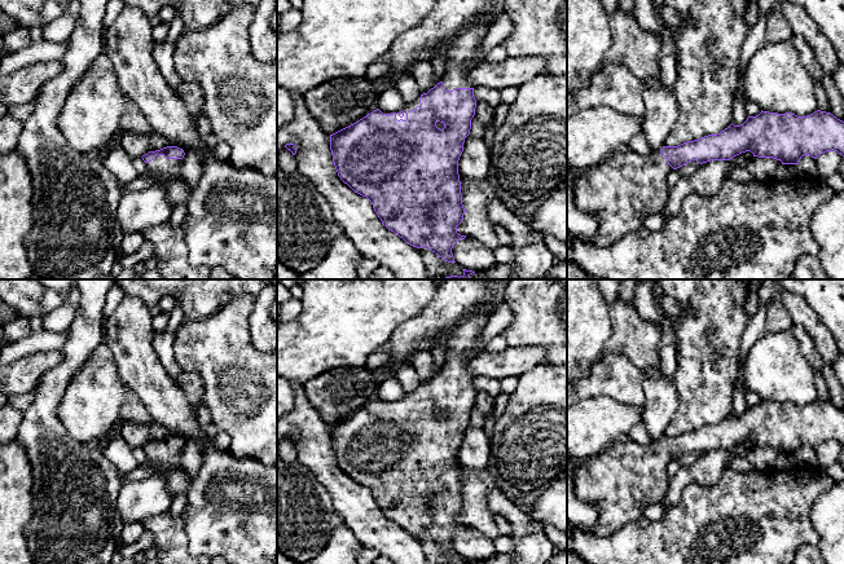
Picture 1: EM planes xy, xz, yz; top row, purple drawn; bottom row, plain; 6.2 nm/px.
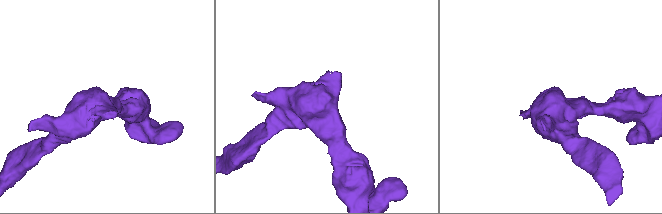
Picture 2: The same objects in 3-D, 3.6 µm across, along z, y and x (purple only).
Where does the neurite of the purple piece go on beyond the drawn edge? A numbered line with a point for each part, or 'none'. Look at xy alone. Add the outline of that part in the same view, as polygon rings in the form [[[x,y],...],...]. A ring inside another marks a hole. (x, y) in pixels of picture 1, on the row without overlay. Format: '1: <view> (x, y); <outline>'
1: xy (176, 479); [[[155,445],[155,448],[146,453],[146,459],[154,466],[163,466],[166,470],[159,475],[168,490],[173,495],[186,492],[190,486],[190,479],[181,463],[183,449],[167,449],[164,445]]]

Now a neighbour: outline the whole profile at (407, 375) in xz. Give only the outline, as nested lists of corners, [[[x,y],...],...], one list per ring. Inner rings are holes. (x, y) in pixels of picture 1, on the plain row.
[[[410,362],[399,366],[394,371],[392,376],[395,376],[399,380],[405,393],[412,393],[417,391],[422,384],[414,366]]]

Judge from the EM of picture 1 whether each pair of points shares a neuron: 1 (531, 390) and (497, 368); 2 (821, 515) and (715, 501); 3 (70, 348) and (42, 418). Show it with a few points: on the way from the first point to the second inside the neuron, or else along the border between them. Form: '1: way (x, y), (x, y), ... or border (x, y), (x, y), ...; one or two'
1: border (544, 362), (518, 378); two
2: border (829, 489), (810, 509), (810, 523), (818, 543); two
3: way (69, 365), (53, 382), (45, 401); one

